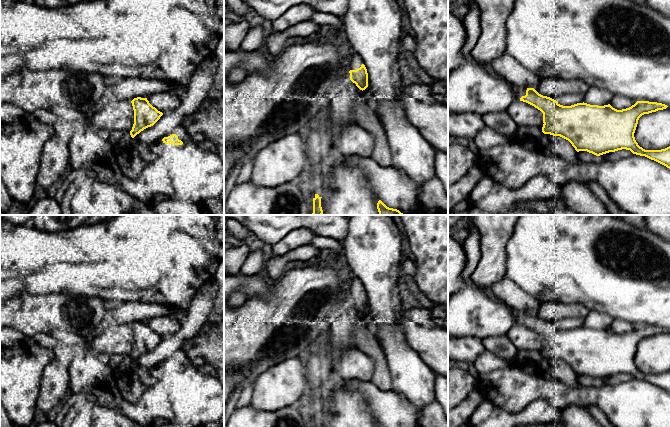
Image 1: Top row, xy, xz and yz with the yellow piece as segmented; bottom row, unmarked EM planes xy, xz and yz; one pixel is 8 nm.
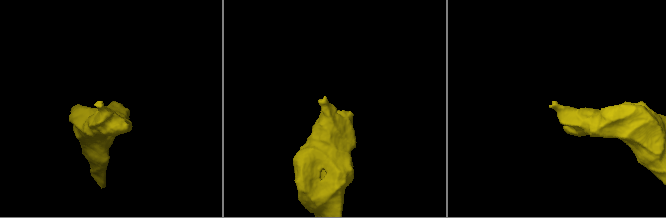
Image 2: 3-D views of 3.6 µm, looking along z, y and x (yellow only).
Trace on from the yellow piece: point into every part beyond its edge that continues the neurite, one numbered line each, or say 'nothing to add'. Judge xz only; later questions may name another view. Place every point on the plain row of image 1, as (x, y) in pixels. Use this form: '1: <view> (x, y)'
1: xz (356, 285)

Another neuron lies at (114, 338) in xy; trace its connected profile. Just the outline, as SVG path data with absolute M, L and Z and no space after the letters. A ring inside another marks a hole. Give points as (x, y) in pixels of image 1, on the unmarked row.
M109 321L89 343L102 357L113 354L129 356L134 348L134 334L131 325Z

